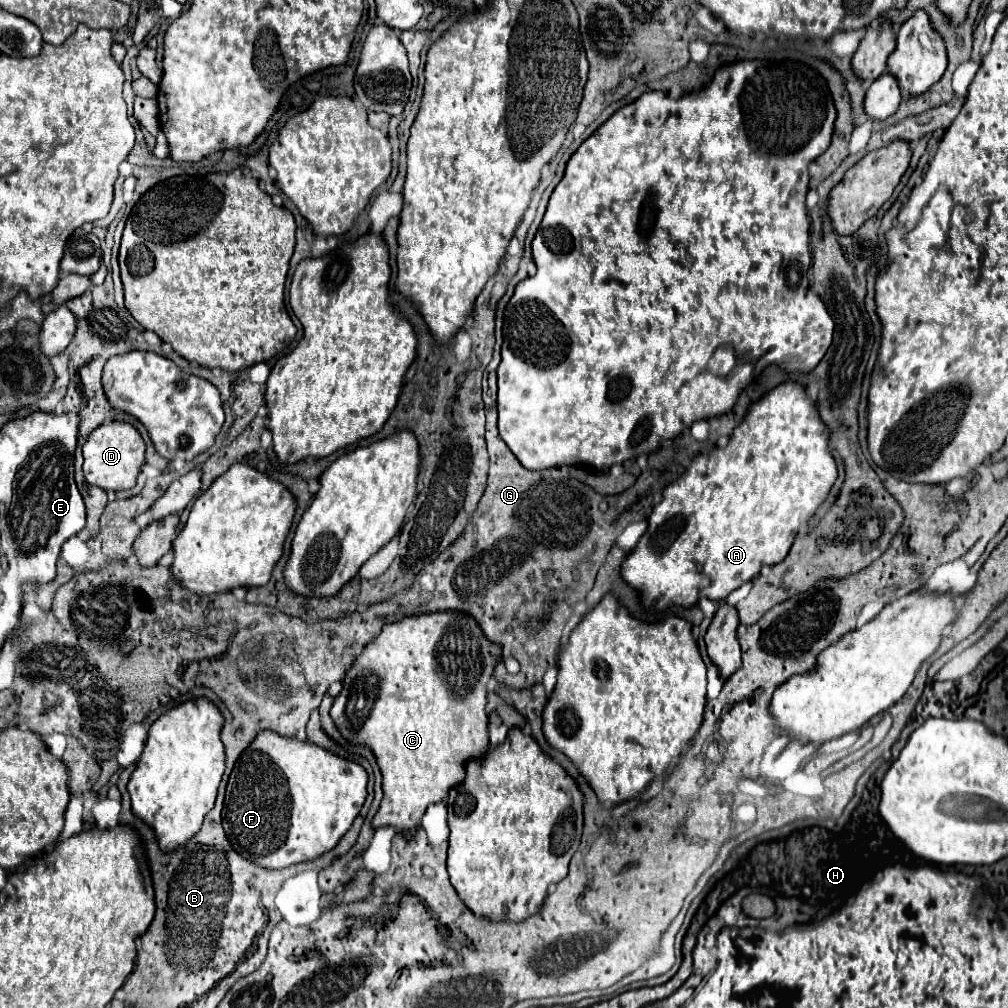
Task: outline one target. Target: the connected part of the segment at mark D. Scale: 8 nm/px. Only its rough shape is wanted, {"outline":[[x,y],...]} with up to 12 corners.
{"outline":[[128,422],[98,426],[82,446],[84,478],[128,490],[144,440]]}

